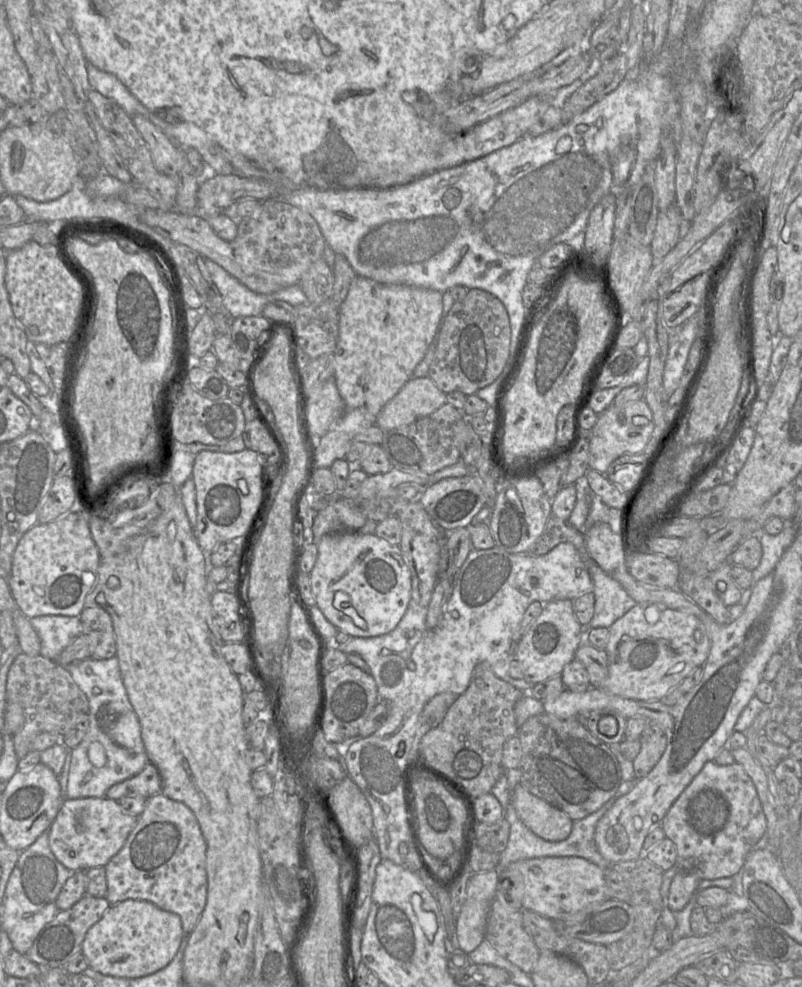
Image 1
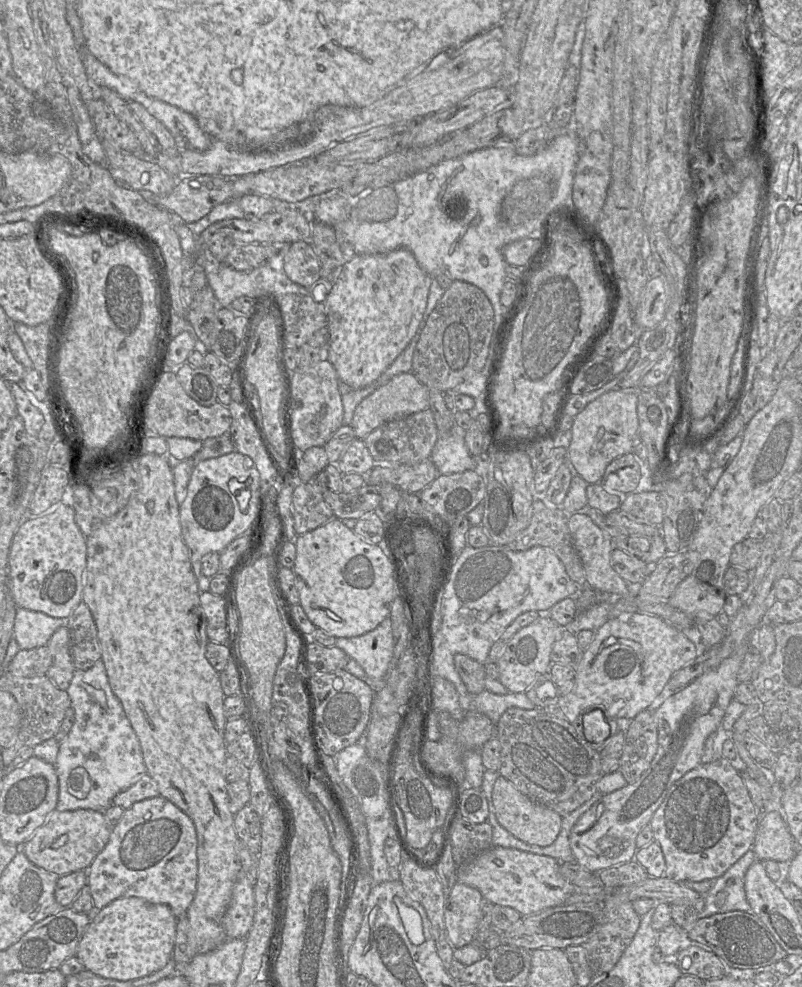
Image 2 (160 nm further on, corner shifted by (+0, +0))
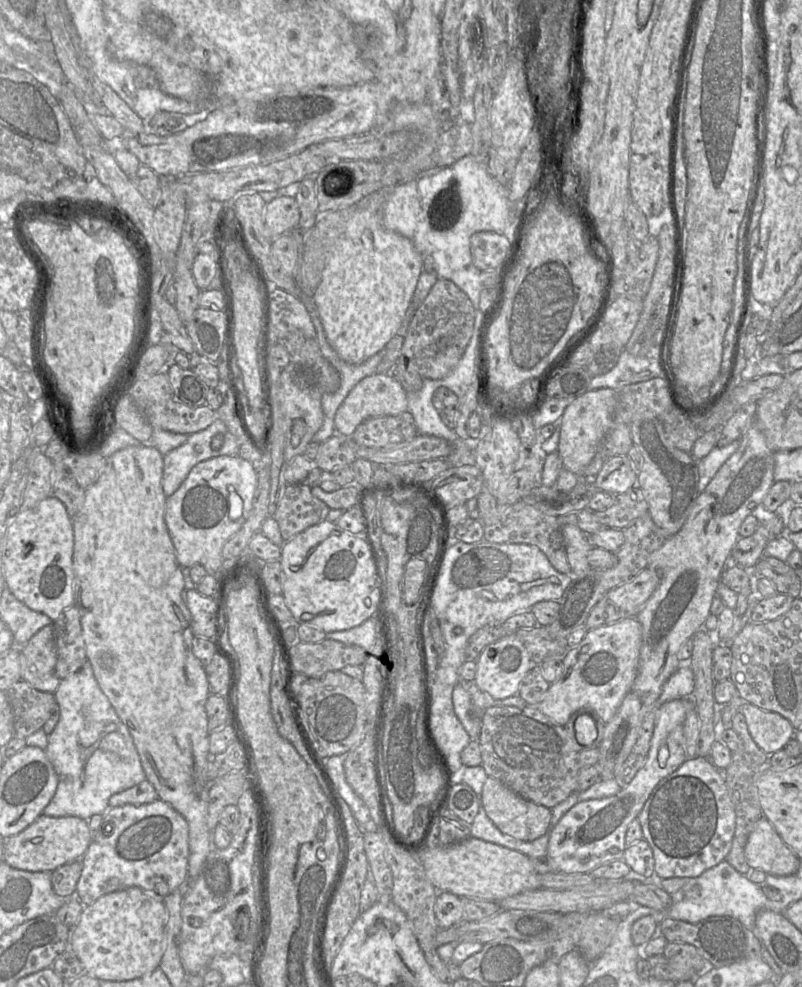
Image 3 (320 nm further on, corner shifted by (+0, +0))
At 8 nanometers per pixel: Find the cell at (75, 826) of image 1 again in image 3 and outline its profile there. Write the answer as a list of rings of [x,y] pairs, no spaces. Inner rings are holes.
[[[41,815],[17,835],[5,840],[3,861],[15,869],[31,872],[52,872],[58,867],[81,860],[93,840],[88,821],[74,817],[50,817]]]

